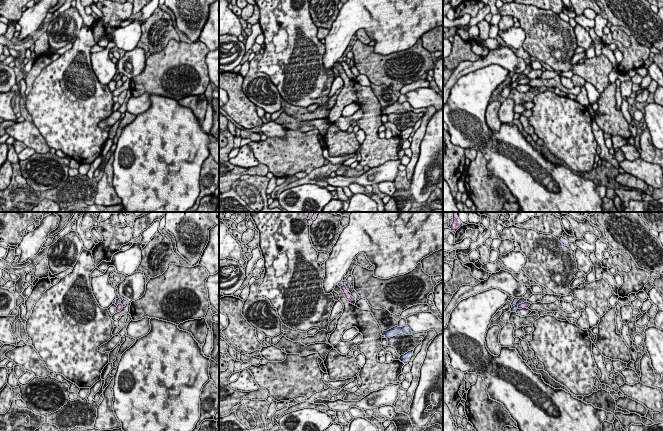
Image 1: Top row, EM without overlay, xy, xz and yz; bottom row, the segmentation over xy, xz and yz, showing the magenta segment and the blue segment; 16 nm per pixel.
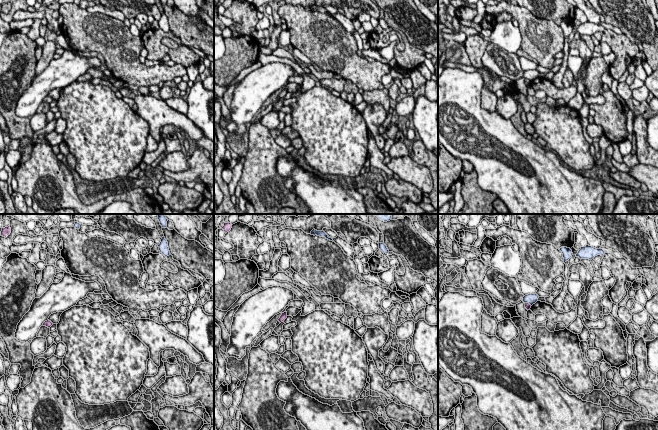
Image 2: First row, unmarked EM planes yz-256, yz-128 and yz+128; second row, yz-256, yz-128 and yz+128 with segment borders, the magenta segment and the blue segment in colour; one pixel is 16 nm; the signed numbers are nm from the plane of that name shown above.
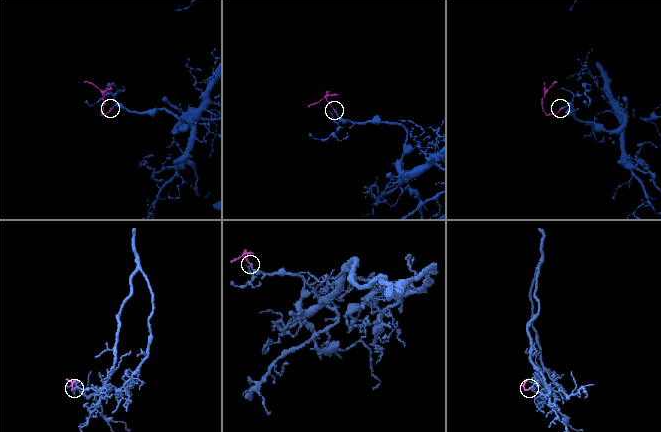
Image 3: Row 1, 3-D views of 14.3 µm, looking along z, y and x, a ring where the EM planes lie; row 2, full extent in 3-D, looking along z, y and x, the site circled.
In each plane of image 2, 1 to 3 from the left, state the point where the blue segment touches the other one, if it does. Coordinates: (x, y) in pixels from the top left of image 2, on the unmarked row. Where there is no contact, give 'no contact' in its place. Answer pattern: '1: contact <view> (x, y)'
1: no contact
2: no contact
3: contact yz+128 (528, 79)

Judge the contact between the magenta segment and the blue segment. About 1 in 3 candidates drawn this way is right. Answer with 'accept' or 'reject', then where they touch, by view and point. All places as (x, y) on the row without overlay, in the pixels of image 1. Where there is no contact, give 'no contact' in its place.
reject; meets magenta in yz at (520, 80)

